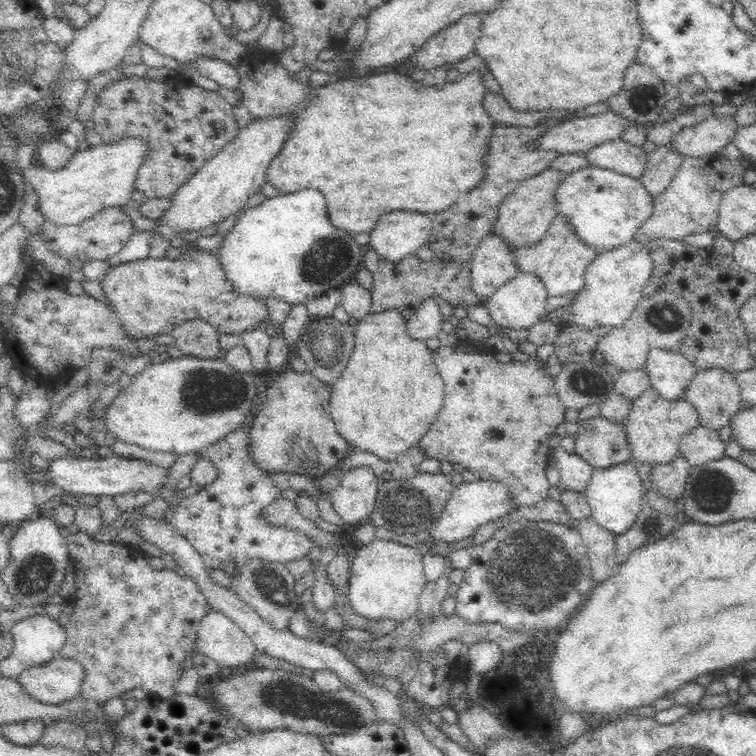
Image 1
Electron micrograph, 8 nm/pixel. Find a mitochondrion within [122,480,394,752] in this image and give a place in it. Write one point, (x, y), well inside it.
(291, 700)

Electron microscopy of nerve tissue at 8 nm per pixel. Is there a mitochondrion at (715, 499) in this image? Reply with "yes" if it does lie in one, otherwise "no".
yes

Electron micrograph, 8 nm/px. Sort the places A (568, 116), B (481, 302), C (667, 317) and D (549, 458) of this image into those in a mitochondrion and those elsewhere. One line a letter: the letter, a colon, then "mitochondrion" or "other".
A: other
B: other
C: mitochondrion
D: other

